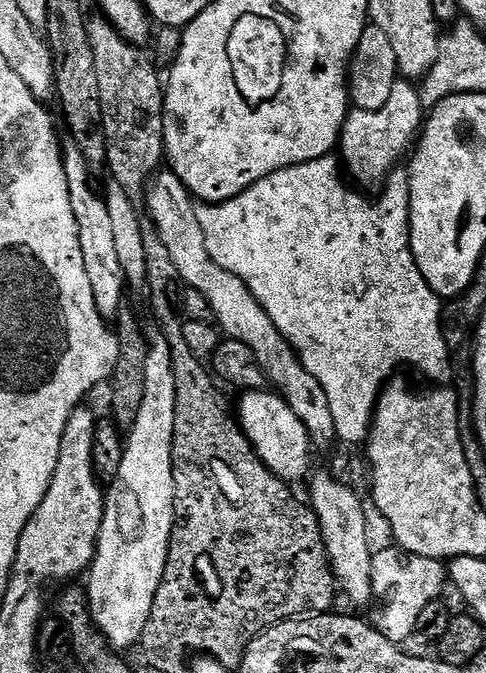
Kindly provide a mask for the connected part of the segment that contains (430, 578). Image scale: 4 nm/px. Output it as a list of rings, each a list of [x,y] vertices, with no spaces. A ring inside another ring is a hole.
[[[399,546],[384,548],[375,553],[372,559],[372,588],[377,601],[384,603],[384,613],[380,616],[378,627],[390,640],[405,642],[417,635],[422,612],[435,600],[445,594],[446,568],[441,561],[415,556]]]

